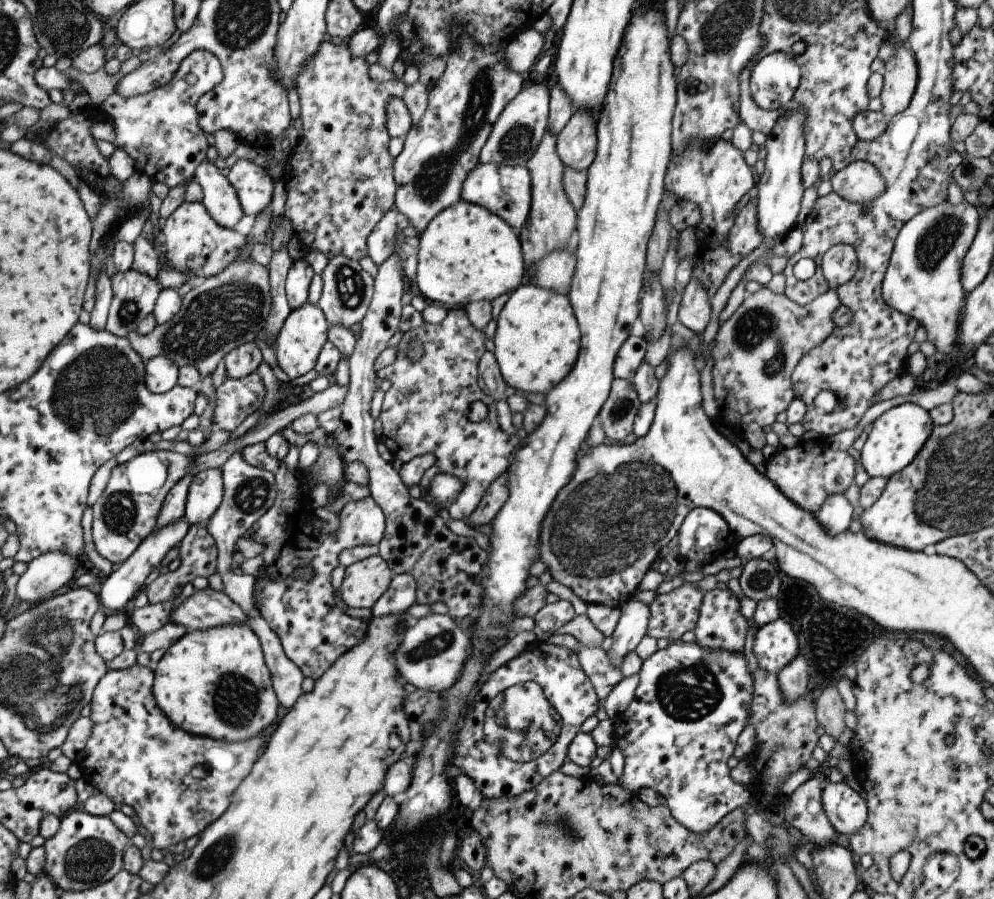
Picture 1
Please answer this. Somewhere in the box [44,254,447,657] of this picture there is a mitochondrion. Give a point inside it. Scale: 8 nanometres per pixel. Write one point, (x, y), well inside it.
(97, 392)

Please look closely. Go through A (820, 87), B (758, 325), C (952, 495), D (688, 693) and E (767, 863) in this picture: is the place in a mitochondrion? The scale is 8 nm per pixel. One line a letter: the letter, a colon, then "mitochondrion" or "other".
A: other
B: mitochondrion
C: mitochondrion
D: mitochondrion
E: other

